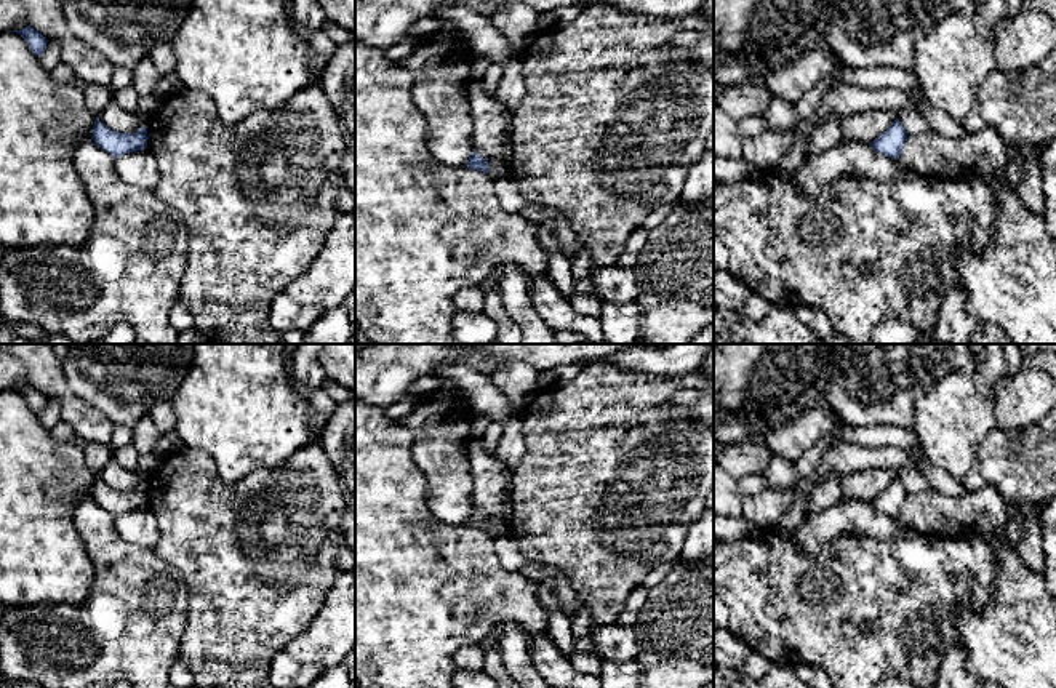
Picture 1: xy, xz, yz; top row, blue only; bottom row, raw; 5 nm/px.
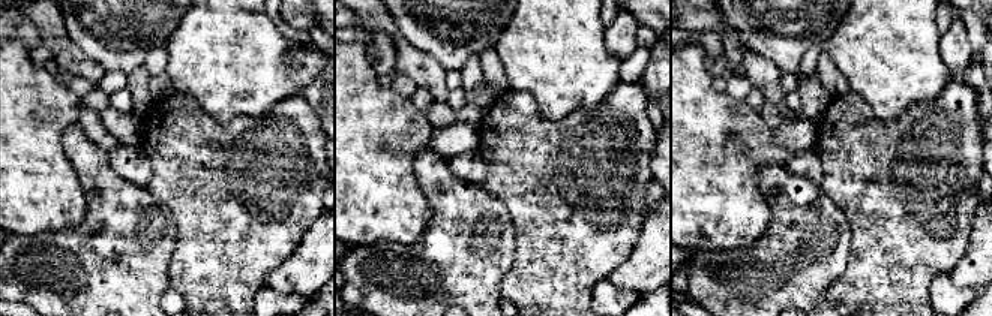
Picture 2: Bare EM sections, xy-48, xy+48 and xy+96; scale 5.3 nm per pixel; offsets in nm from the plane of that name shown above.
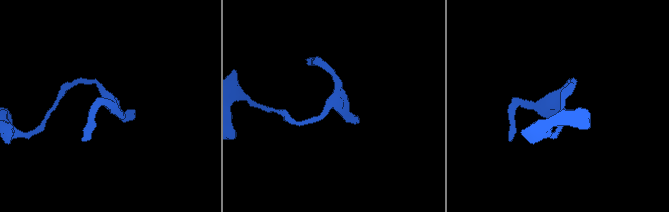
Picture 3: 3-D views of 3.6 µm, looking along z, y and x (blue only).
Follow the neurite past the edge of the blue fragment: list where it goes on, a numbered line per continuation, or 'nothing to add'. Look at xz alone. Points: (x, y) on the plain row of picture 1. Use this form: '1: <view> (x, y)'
nothing to add

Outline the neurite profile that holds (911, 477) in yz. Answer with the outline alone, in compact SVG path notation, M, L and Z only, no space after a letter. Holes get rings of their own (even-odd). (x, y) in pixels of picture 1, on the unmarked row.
M915 467L899 469L898 477L901 478L907 493L922 493L922 491L931 491L933 490L931 483Z

